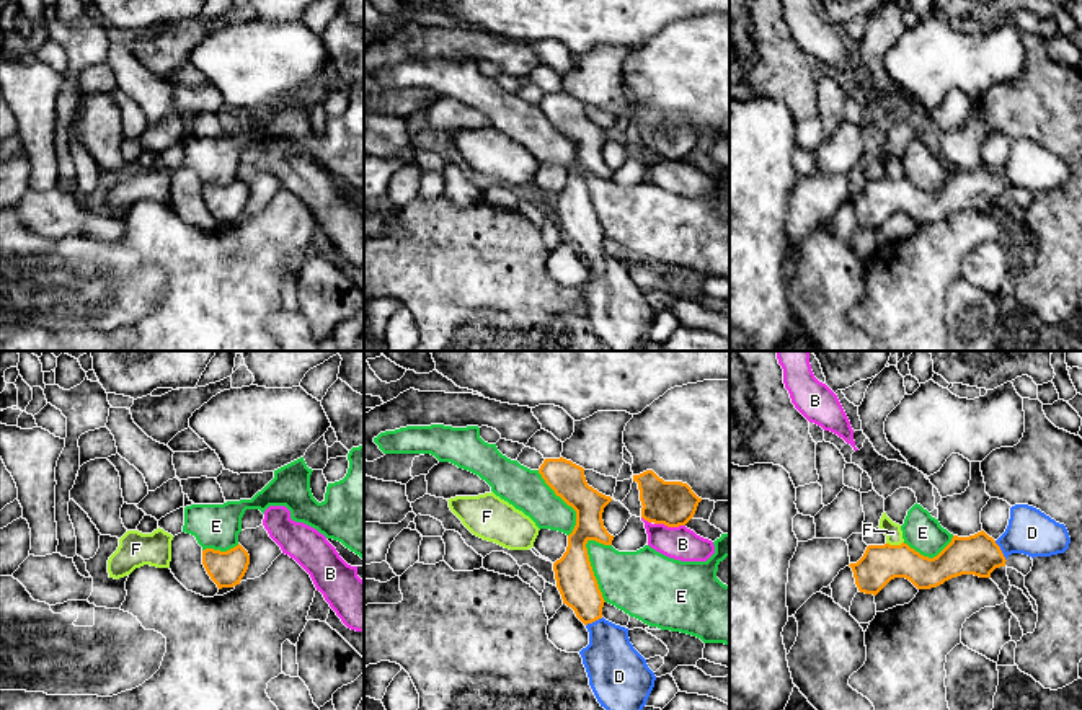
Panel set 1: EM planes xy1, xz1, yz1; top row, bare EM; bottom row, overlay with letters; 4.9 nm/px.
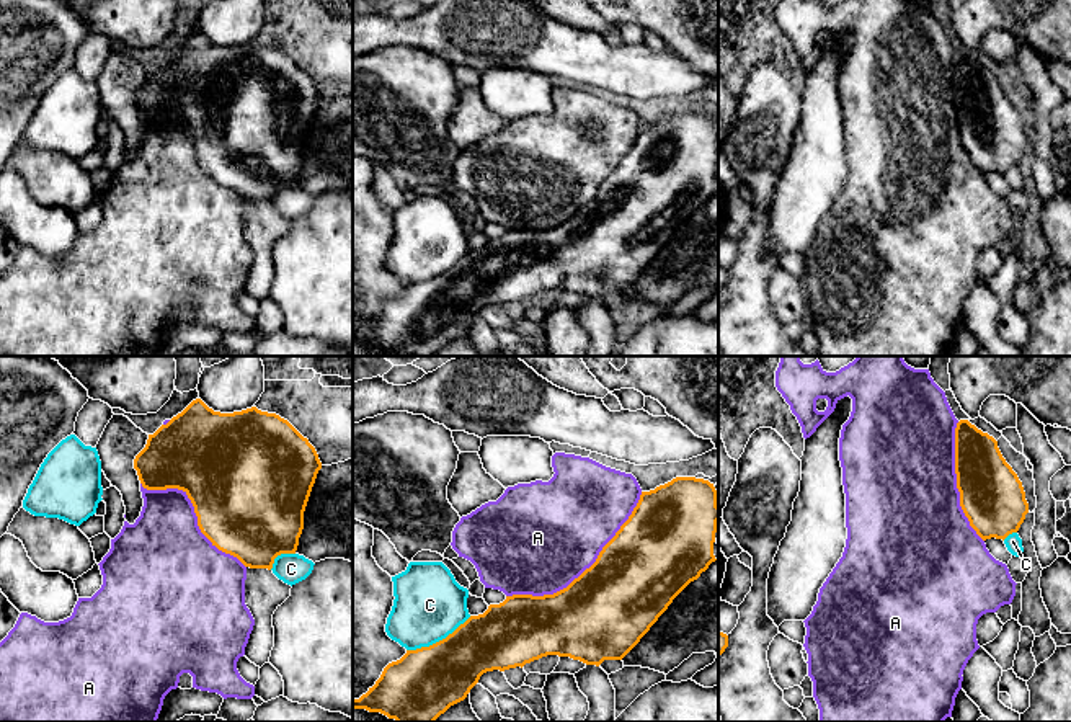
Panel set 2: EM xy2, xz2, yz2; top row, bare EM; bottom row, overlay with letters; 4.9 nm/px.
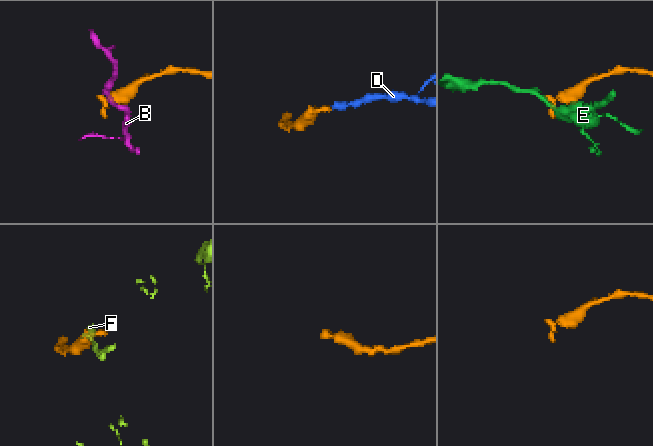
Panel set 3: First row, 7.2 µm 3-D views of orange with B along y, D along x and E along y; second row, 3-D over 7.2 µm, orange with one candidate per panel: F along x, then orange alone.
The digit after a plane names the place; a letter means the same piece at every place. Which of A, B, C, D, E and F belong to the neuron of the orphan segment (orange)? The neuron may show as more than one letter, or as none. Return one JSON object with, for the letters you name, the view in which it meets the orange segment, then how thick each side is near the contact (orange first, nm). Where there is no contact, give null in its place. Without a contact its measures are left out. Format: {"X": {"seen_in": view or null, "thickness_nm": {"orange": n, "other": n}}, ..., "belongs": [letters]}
{"D": {"seen_in": "yz1", "thickness_nm": {"orange": 200, "other": 220}}, "belongs": ["D"]}

